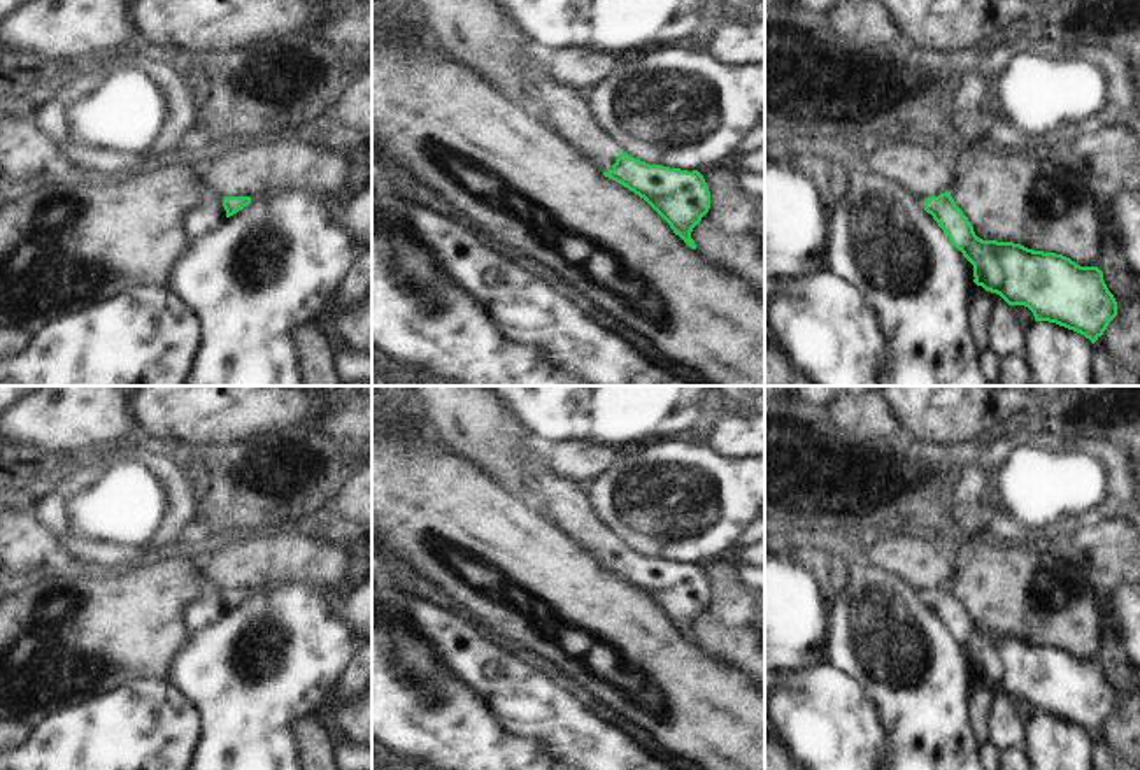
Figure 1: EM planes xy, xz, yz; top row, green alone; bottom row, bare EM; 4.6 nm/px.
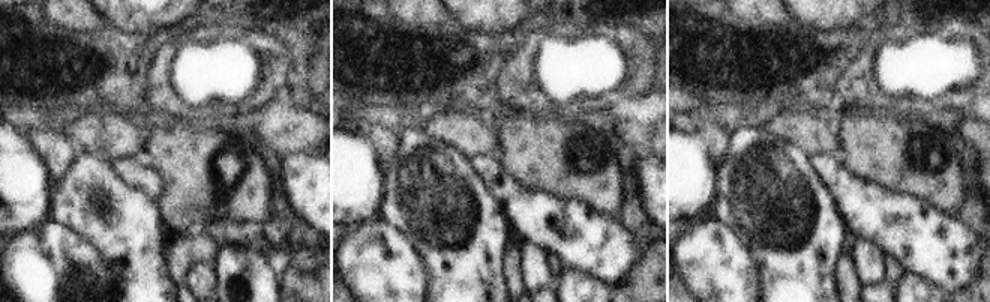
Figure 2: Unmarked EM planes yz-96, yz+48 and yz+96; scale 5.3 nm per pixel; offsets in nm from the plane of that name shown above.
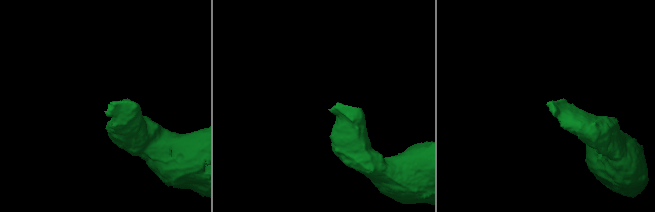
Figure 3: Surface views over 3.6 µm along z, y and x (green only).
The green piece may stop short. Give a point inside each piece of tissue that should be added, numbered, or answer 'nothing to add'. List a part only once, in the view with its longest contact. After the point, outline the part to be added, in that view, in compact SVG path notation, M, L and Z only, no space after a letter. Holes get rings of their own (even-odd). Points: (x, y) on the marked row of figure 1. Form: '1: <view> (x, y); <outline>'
1: xz (565, 113); M540 72L530 75L533 89L530 100L556 135L570 142L598 172L610 172L623 147L609 137L591 118L588 102L575 89L552 82Z

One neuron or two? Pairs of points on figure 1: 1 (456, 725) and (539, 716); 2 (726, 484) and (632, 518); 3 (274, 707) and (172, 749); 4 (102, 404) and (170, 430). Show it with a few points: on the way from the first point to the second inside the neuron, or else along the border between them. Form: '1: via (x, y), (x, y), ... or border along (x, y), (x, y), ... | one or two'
1: border along (470, 686), (505, 728), (532, 739) | two
2: via (704, 483), (686, 486), (674, 499), (655, 500) | one
3: border along (186, 698), (200, 720), (195, 751) | two
4: border along (128, 404), (137, 435) | two

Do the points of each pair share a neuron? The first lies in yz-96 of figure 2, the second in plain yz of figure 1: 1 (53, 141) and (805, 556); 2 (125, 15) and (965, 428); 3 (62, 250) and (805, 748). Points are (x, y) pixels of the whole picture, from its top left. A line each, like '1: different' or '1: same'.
1: same
2: same
3: same

